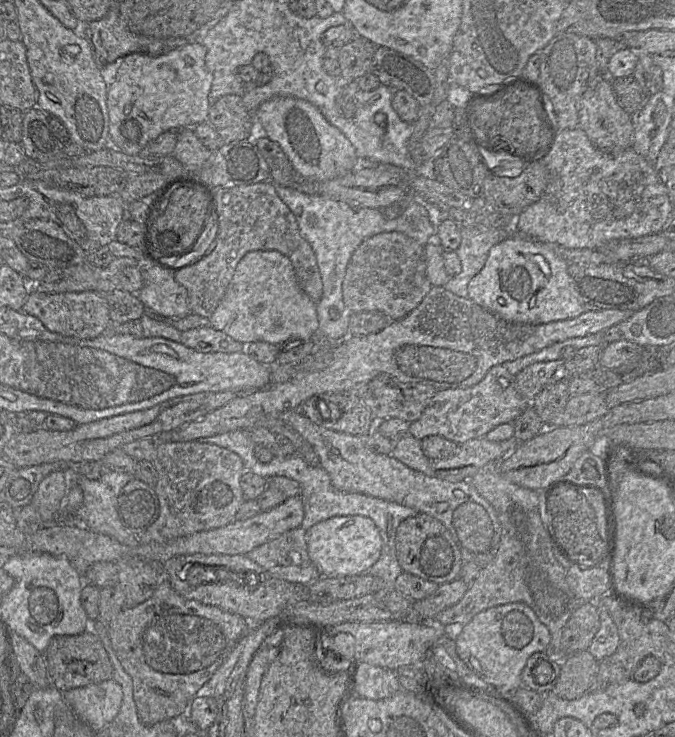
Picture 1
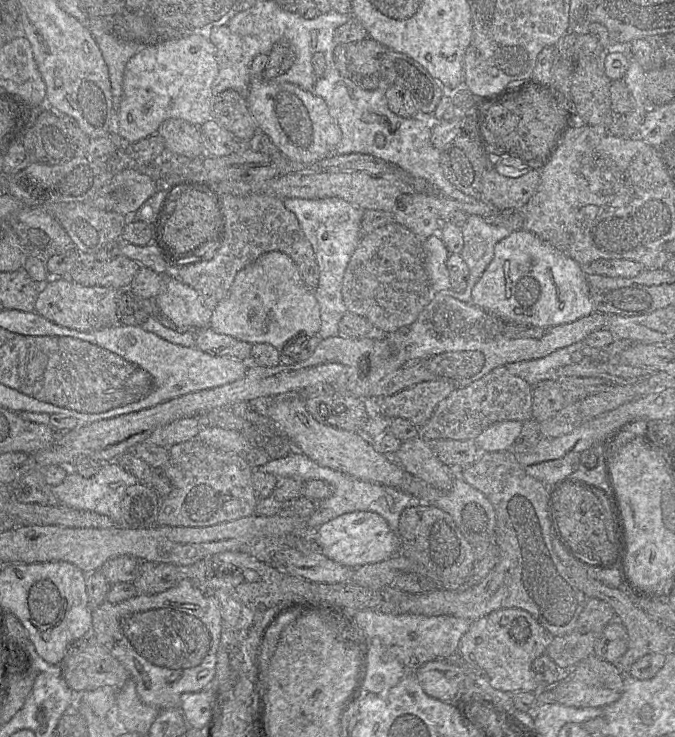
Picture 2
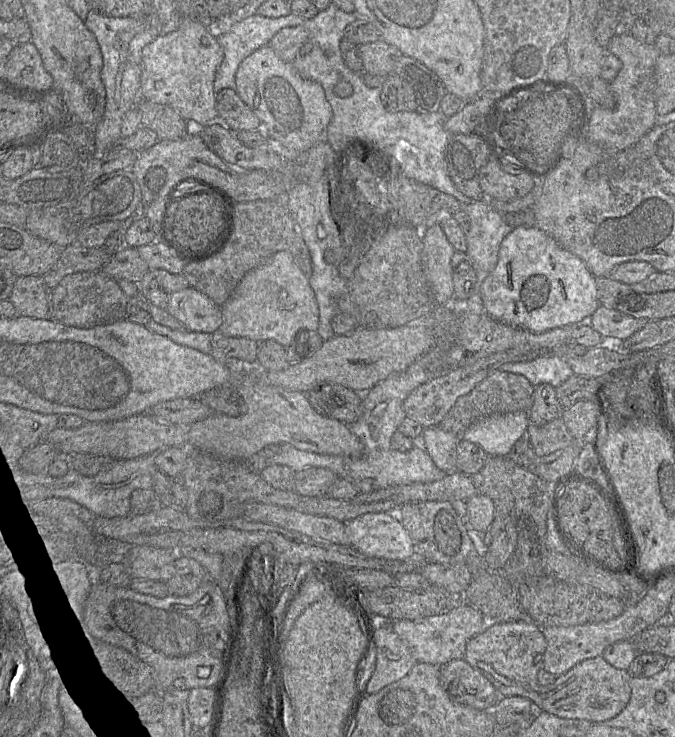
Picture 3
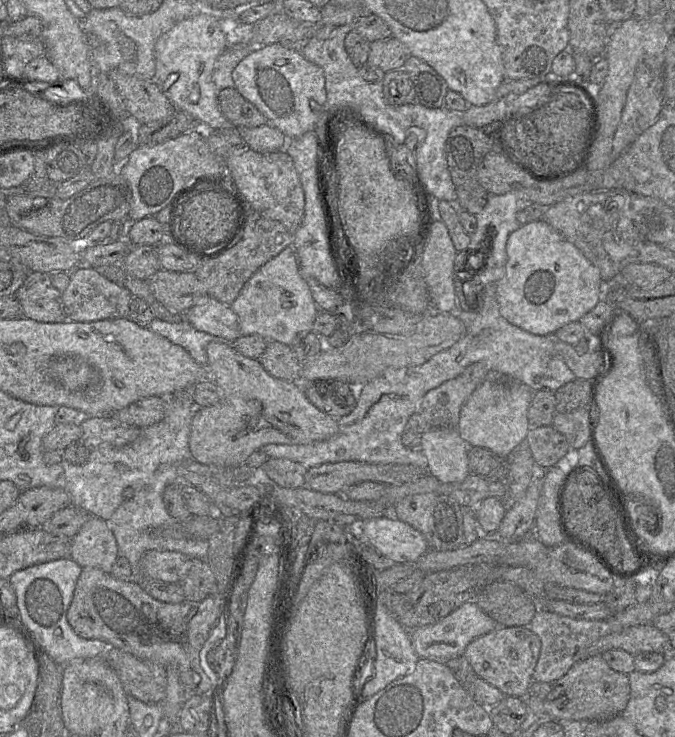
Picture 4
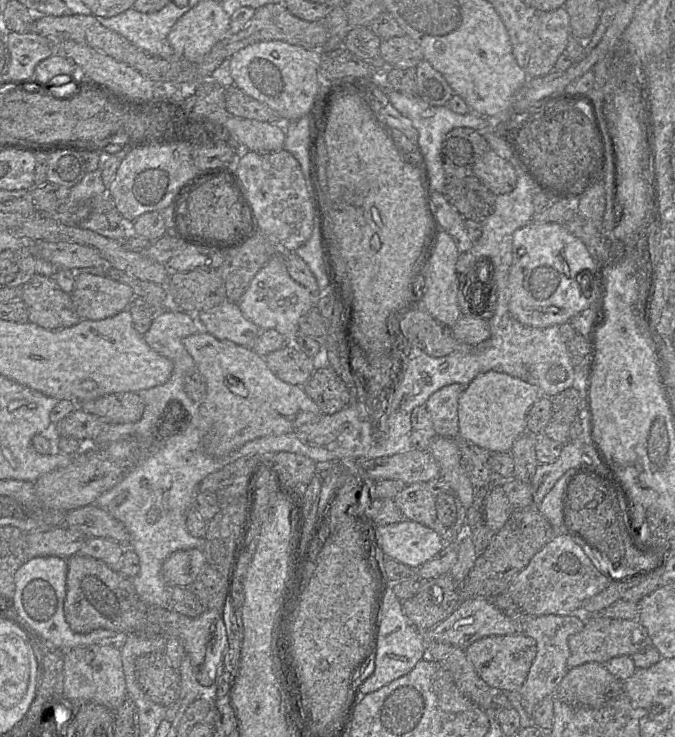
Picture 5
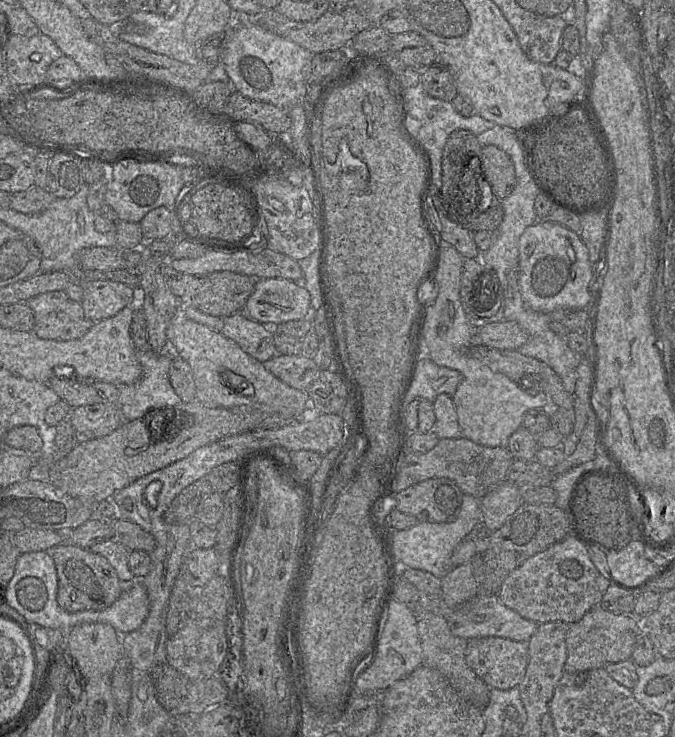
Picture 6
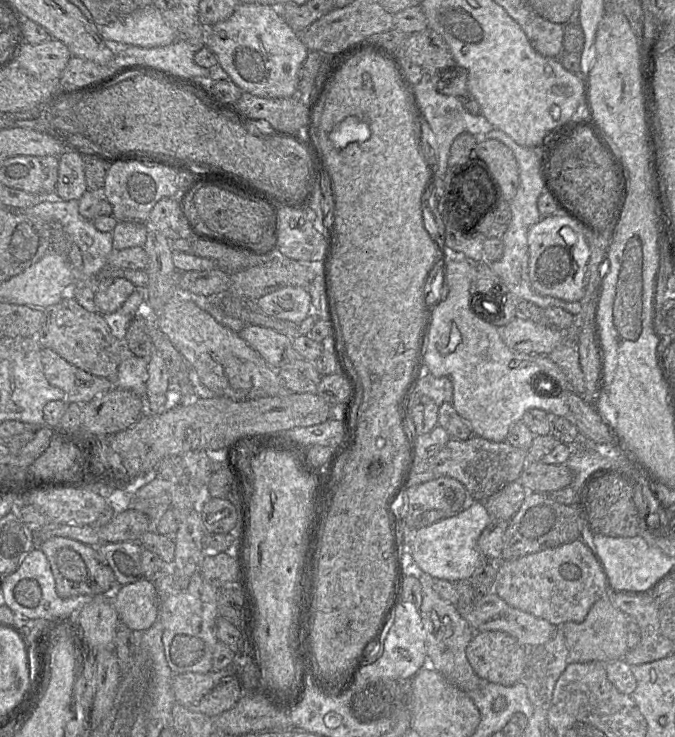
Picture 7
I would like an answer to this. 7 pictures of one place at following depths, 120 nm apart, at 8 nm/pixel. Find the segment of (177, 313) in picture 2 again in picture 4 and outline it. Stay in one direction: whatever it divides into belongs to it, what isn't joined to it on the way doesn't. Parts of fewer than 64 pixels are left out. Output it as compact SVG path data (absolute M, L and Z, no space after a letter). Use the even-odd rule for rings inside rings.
M208 295L191 307L184 314L184 319L197 330L227 343L242 336L238 316L232 308Z

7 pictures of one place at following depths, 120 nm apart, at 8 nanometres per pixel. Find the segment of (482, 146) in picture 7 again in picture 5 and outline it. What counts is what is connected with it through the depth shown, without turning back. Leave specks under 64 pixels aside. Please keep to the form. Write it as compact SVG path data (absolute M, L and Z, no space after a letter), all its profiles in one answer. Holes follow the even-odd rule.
M492 149L475 163L473 172L495 196L509 193L516 187L515 168Z

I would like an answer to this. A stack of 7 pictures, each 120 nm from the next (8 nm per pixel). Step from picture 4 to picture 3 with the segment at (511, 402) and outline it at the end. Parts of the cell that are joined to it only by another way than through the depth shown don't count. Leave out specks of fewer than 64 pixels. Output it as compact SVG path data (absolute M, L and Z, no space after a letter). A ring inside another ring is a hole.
M527 411L492 414L469 426L461 438L480 445L489 456L508 456L529 424Z

